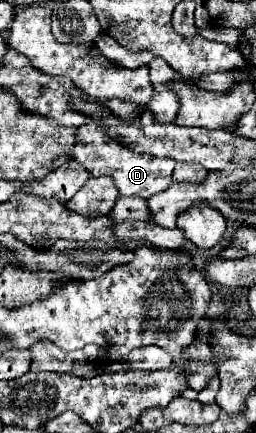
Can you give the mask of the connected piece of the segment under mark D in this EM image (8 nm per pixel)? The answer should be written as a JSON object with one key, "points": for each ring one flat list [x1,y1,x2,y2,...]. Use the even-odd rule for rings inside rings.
{"points":[[96,126,92,136,80,136,80,140,74,146,74,160,80,162,82,166,86,166,86,170,90,174,94,174,94,176,108,174,108,176,114,178,114,182,118,186,118,192,122,196,140,196,144,200,148,200,150,196,166,190,172,184,172,172,174,172,174,166,176,166,174,160,154,158,150,154,134,154,132,150,118,144,116,140,106,142,104,136,108,136,106,130]]}

